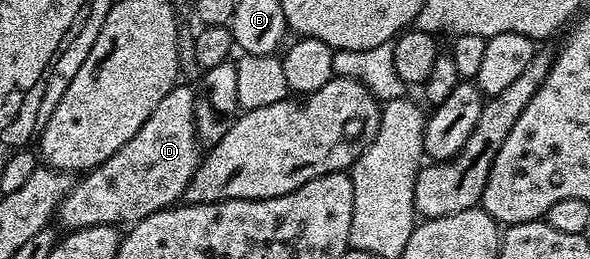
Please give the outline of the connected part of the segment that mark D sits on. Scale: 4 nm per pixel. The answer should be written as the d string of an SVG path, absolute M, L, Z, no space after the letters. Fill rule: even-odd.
M177 86L158 102L154 114L142 122L142 130L122 146L106 162L102 162L91 172L83 173L73 183L72 189L66 194L58 209L59 227L64 230L89 228L90 226L131 226L144 220L150 214L160 212L163 208L171 208L183 197L190 178L194 178L194 170L202 159L202 145L196 138L194 126L194 98L195 91L191 87Z

